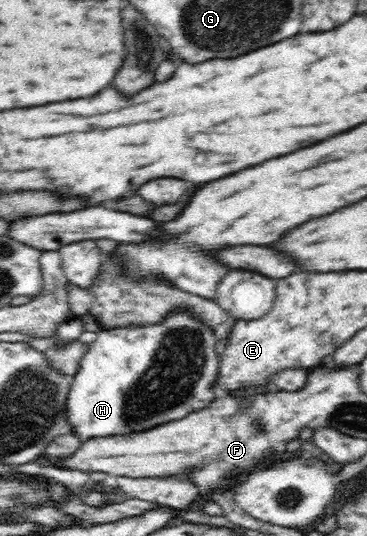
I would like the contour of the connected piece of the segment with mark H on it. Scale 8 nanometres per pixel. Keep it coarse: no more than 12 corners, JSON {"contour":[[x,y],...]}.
{"contour":[[186,306],[101,329],[72,377],[76,435],[144,431],[218,393]]}

